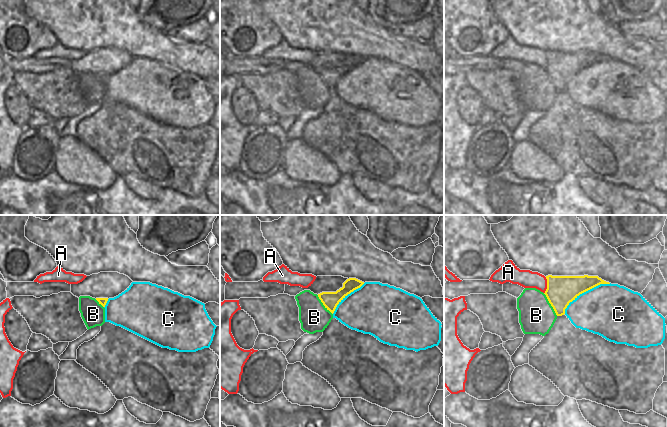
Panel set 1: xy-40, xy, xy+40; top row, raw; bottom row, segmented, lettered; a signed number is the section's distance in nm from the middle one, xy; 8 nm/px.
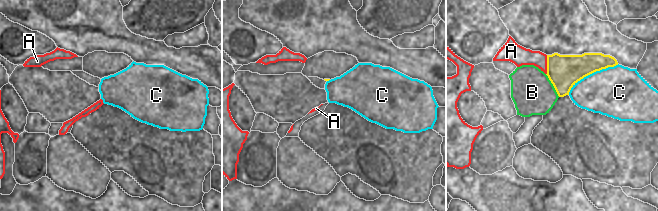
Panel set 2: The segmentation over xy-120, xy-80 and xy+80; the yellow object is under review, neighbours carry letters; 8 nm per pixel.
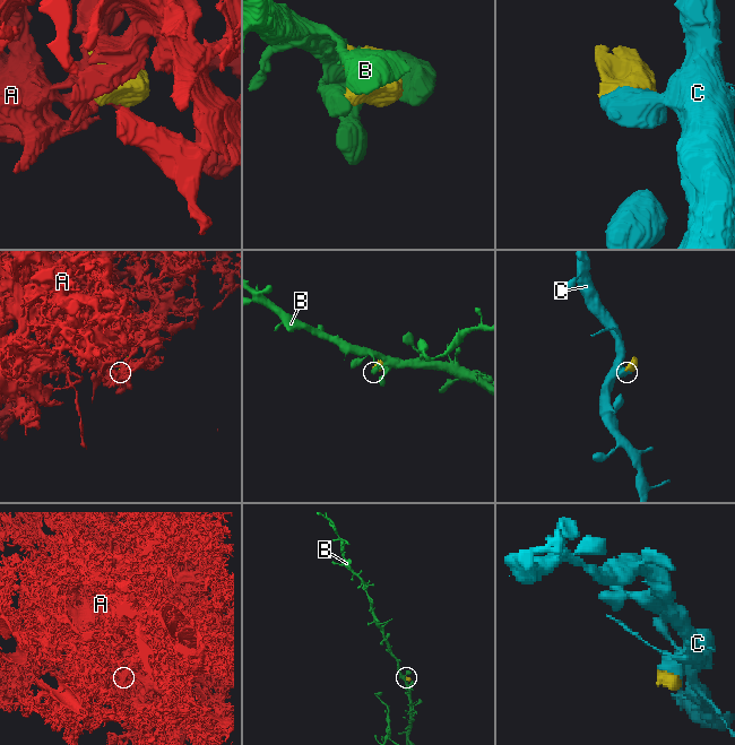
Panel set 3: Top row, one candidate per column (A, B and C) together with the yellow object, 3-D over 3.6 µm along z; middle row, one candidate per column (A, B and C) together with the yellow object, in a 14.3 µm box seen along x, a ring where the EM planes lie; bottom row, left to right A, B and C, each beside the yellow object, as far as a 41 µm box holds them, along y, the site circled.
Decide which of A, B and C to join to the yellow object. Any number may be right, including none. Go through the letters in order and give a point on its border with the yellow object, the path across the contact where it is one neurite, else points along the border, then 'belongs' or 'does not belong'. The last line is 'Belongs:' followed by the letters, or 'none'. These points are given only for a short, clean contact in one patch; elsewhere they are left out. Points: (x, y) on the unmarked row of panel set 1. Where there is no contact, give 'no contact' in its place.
A: contact xy+40 (547, 61); does not belong
B: contact xy+40 (550, 79); border xy+40 (543, 69), (557, 91); does not belong
C: contact xy+40 (584, 67); does not belong
Belongs: none

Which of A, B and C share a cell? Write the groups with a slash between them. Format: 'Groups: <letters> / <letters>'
Groups: A / B / C.

